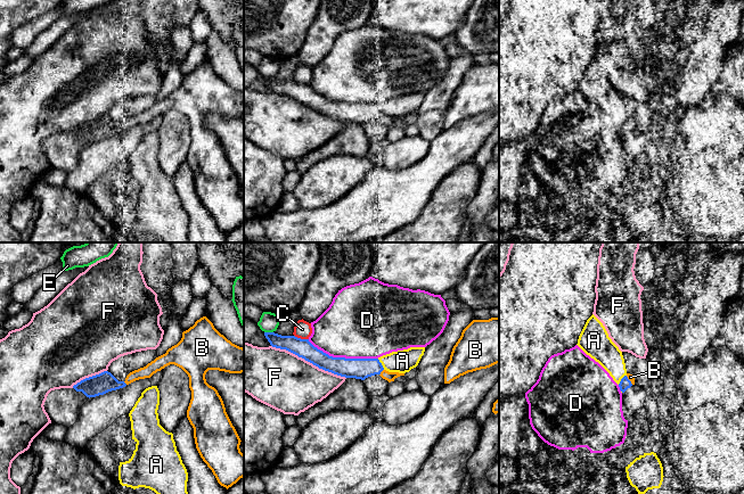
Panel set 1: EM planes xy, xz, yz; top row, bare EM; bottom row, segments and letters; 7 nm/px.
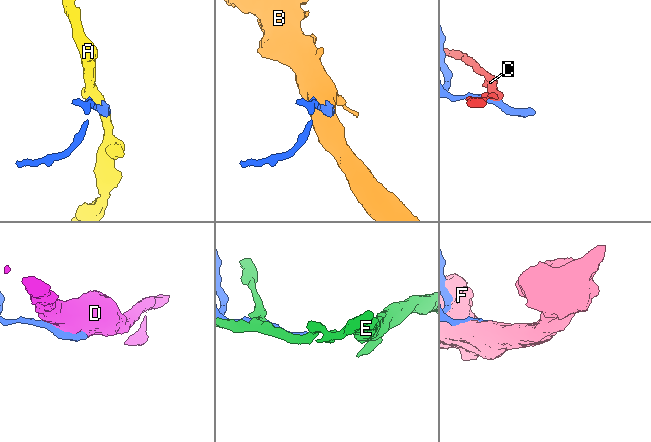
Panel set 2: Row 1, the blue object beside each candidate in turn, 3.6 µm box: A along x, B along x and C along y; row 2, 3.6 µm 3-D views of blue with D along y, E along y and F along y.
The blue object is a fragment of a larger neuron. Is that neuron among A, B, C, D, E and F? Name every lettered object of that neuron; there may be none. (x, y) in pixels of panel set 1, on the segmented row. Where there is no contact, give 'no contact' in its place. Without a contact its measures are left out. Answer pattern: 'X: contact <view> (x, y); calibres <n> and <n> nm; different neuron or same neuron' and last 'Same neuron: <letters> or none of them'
A: contact xz (381, 364); calibres 140 and 160 nm; different neuron
B: contact xz (381, 371); calibres 140 and 70 nm; same neuron
C: contact xz (300, 338); calibres 130 and 120 nm; different neuron
D: contact xz (343, 357); calibres 140 and 460 nm; different neuron
E: contact xz (269, 332); calibres 130 and 140 nm; different neuron
F: contact xz (309, 361); calibres 130 and 400 nm; different neuron
Same neuron: B

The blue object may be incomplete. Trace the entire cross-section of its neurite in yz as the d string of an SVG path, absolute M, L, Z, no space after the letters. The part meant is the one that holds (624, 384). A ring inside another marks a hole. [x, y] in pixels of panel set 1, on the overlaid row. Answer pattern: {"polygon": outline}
{"polygon": "M627 373L620 381L619 387L622 393L624 393L628 388L635 385L635 378L632 374Z"}

